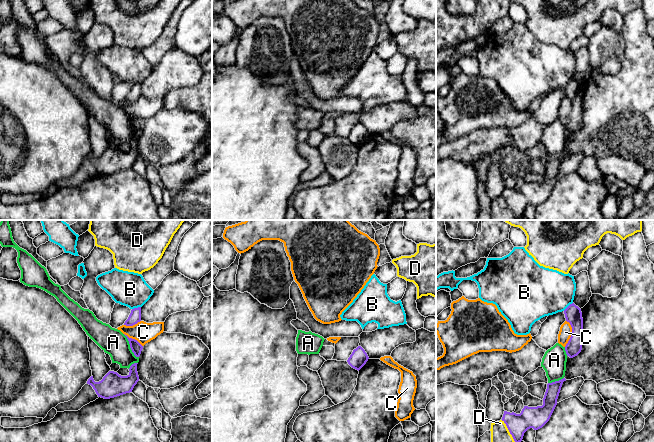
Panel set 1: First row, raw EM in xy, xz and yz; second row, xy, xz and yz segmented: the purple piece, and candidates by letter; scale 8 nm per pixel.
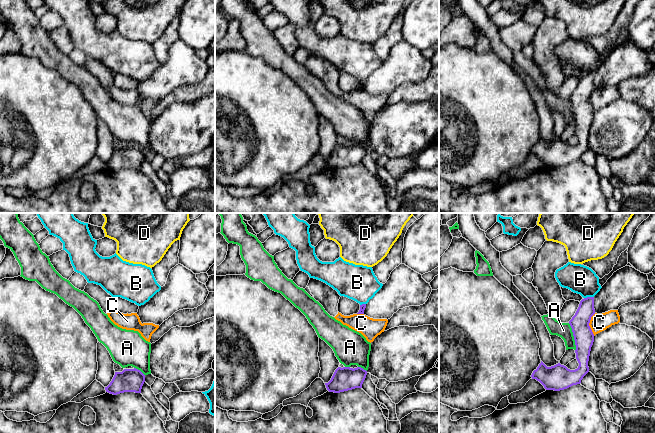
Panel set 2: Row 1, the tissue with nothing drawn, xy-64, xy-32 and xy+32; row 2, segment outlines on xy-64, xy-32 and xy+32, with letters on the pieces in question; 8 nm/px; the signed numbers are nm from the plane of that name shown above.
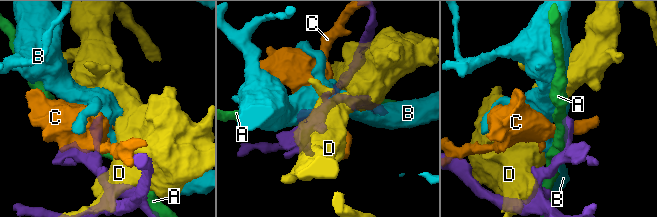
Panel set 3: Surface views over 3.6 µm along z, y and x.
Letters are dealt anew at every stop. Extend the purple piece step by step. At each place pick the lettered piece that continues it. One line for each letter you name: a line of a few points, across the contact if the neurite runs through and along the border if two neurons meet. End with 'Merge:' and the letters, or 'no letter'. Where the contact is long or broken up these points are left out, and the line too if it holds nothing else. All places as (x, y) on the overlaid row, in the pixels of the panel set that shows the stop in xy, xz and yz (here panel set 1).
Merge: no letter

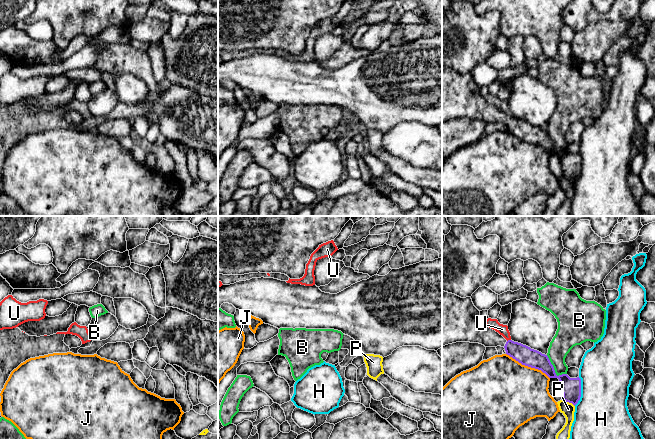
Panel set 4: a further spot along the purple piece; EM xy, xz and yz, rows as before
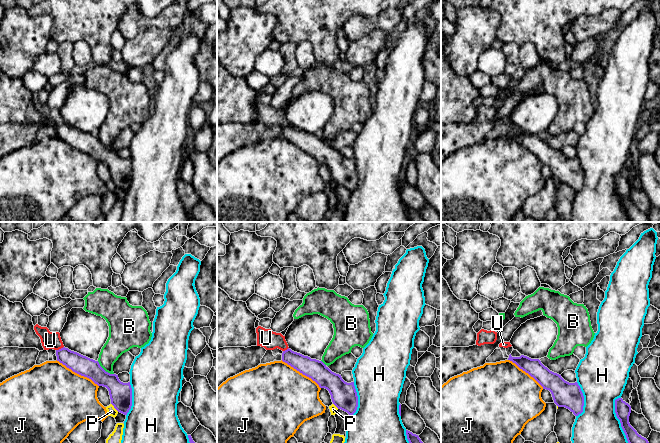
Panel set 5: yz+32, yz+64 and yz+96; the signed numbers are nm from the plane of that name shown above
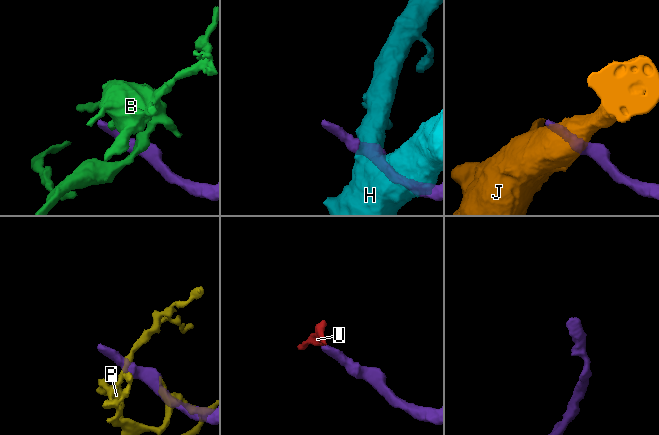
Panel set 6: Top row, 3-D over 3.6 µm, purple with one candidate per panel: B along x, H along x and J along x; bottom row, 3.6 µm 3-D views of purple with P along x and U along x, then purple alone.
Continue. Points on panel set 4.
Merge: no letter

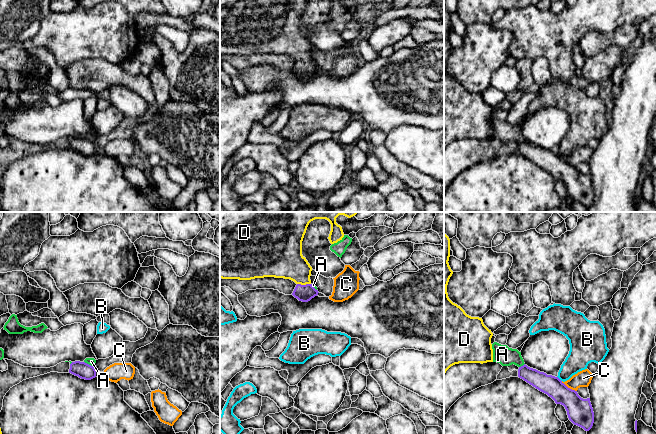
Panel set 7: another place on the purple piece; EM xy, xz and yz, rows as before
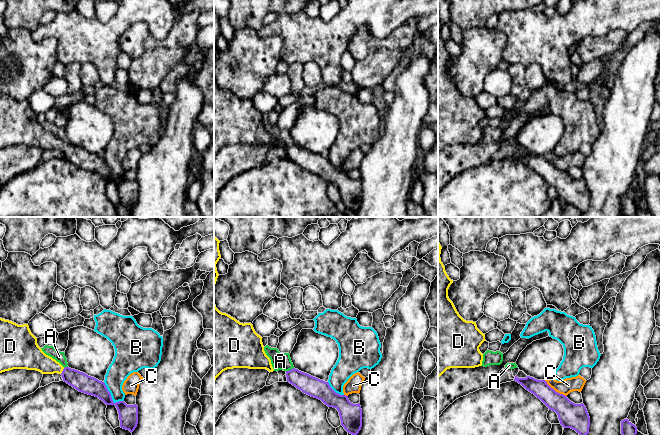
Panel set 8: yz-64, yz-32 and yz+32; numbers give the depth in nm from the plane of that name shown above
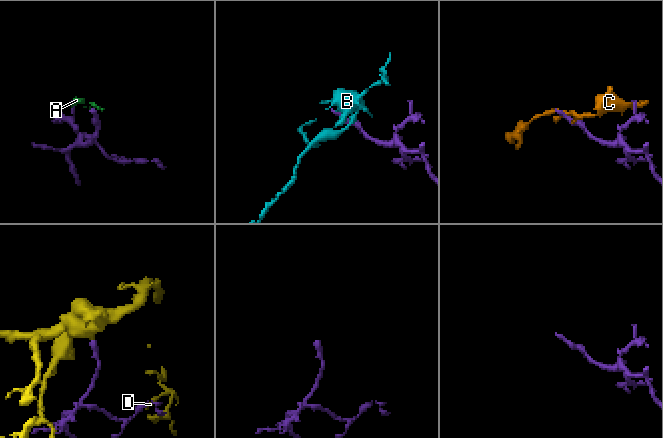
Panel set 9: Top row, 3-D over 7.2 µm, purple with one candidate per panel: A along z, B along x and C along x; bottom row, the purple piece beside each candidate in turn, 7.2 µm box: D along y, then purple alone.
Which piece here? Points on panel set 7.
D: line xz (304, 293), (304, 285), (301, 276), (286, 261)
Merge: D

